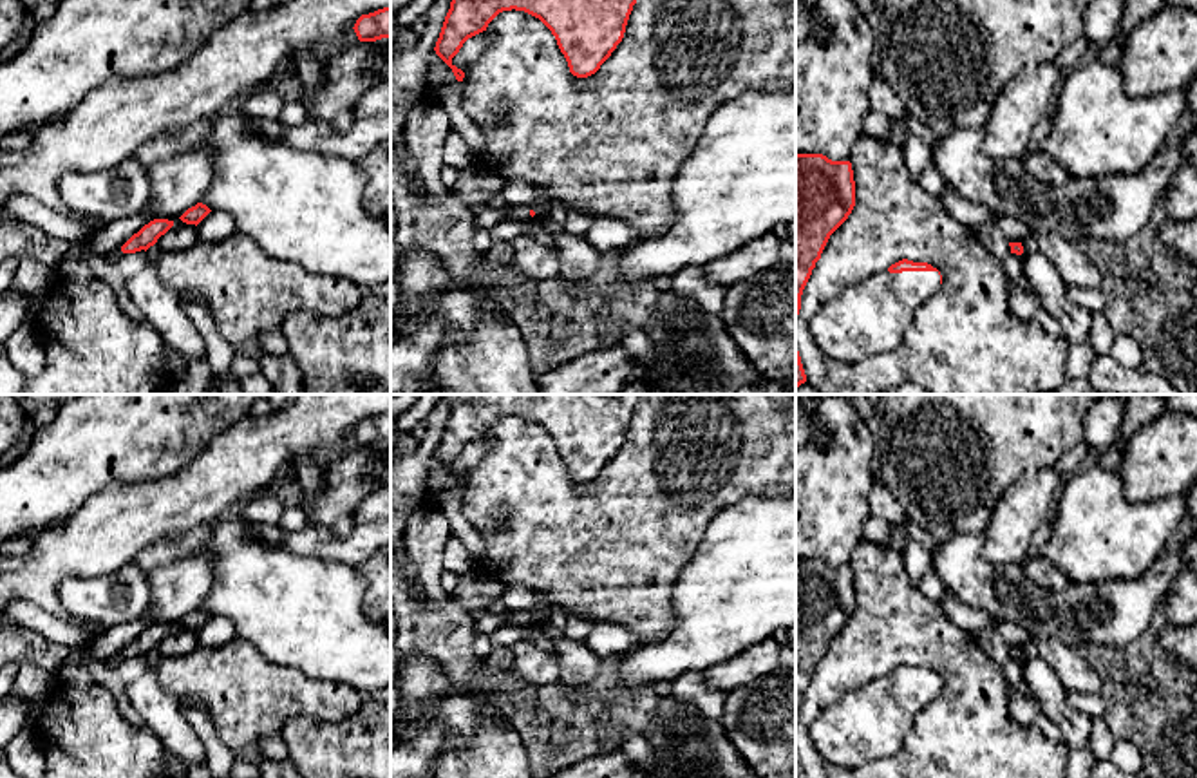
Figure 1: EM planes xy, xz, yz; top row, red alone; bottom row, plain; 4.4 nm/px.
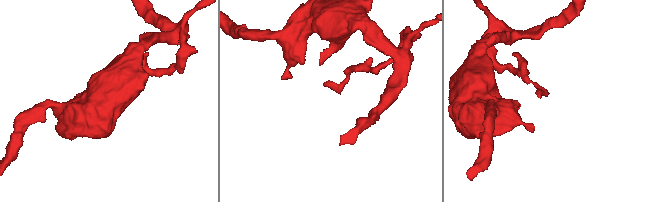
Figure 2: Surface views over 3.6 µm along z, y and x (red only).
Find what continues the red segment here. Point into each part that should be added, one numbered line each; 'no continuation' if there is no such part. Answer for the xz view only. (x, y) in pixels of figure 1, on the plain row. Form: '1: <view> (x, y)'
no continuation

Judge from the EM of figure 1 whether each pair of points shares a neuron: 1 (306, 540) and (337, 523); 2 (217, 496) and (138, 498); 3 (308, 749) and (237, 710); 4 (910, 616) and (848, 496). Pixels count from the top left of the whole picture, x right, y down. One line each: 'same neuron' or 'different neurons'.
1: different neurons
2: same neuron
3: different neurons
4: different neurons

